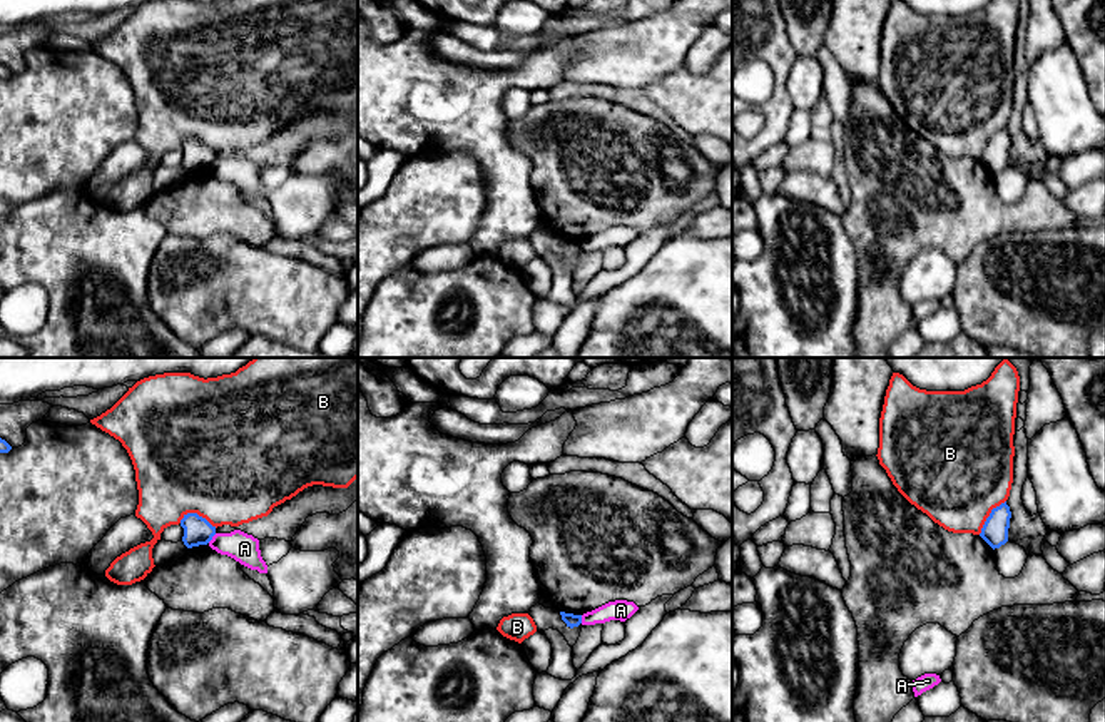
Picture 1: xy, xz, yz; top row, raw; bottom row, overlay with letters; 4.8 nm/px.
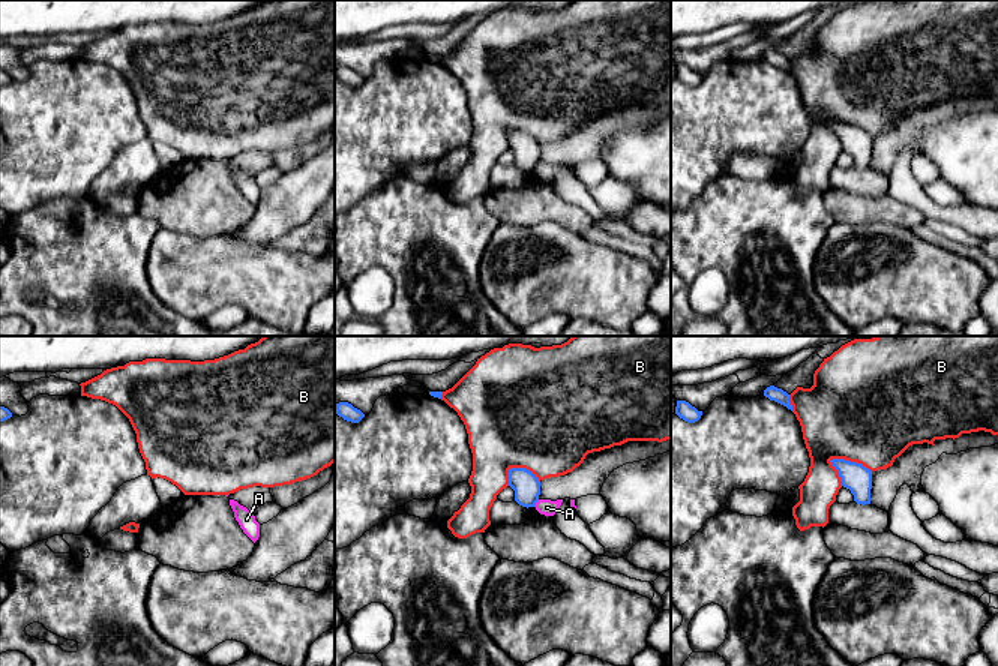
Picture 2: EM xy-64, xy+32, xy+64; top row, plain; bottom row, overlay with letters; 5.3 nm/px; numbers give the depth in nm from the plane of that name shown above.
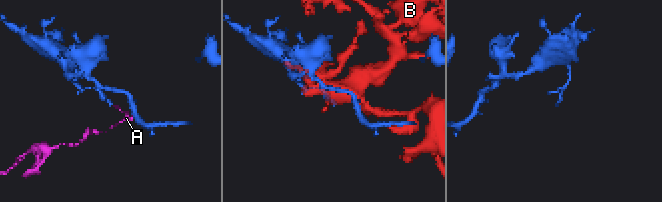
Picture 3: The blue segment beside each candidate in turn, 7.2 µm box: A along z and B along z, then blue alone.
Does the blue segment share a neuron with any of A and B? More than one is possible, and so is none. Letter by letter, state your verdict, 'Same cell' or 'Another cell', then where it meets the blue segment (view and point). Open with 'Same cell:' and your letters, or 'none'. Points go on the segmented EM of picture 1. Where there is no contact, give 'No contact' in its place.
Same cell: none
A: Another cell. Touches blue at xy (211, 538)
B: Another cell. Touches blue at xy (196, 513)

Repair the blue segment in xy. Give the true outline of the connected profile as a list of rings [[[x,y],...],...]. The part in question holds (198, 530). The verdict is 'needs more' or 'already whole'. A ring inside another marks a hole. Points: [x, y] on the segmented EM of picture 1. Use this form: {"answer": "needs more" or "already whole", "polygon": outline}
{"answer": "already whole", "polygon": [[[197,513],[184,515],[181,526],[184,528],[182,542],[187,548],[207,545],[216,535],[216,526]]]}

